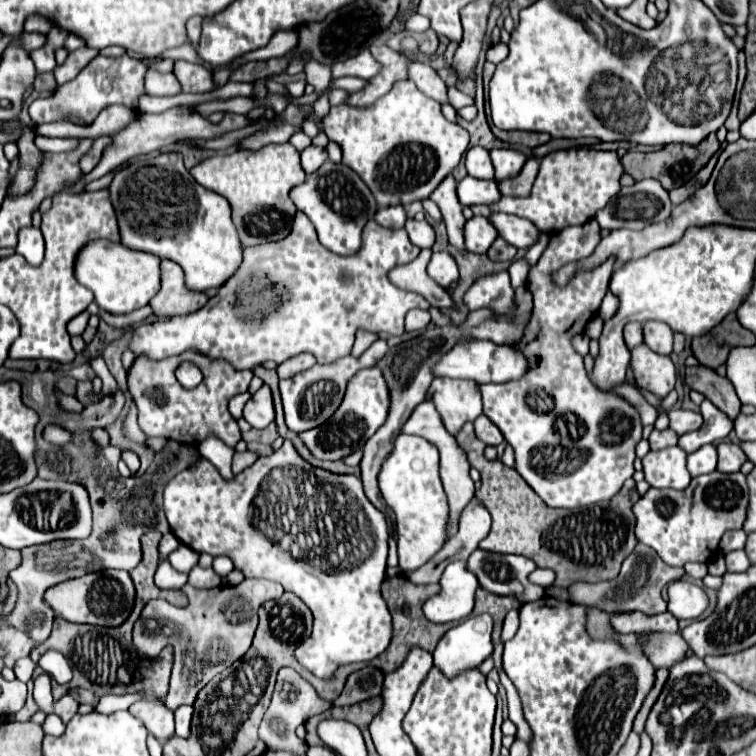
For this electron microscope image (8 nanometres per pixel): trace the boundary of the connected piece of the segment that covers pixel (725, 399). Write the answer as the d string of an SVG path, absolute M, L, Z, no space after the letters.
M696 365L696 367L686 367L686 385L698 393L702 393L706 399L716 403L716 407L722 407L728 417L736 419L740 413L740 399L736 397L736 391L732 383L726 377L720 377L714 369Z

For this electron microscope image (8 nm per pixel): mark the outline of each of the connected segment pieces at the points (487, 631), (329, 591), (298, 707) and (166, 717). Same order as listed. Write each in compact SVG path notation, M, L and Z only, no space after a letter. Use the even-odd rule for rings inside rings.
M478 615L468 617L464 623L446 631L434 649L434 665L438 665L448 677L478 667L492 655L492 617Z
M284 439L284 443L282 443L282 447L280 449L276 449L276 451L272 451L270 455L266 455L266 457L258 457L250 467L246 467L244 471L240 471L240 473L236 473L230 481L228 479L224 479L220 473L218 473L218 469L212 465L212 463L208 463L208 459L204 459L204 457L200 457L194 465L190 465L188 469L184 469L182 473L178 473L168 485L166 485L166 489L164 489L164 511L166 511L166 517L168 517L168 523L170 523L170 529L172 529L172 533L184 543L184 545L188 545L190 549L194 549L194 551L198 551L198 553L210 553L210 555L214 555L214 557L218 557L218 555L226 555L226 557L230 557L232 559L232 563L234 563L234 567L238 569L238 571L242 571L244 573L244 577L260 577L260 579L270 579L270 581L276 581L276 583L280 583L286 591L290 591L290 593L294 593L294 595L298 595L308 607L310 607L310 611L312 611L312 615L314 615L314 631L312 631L312 635L310 635L310 639L306 639L306 643L304 645L300 645L298 649L296 649L296 659L306 667L306 669L310 669L316 677L320 677L320 679L330 679L332 677L332 673L340 667L340 665L346 665L346 663L360 663L360 661L370 661L370 659L374 659L374 657L378 657L386 647L388 647L388 643L390 643L390 637L392 637L392 621L390 621L390 611L388 611L388 607L386 607L386 601L382 599L382 595L380 595L380 585L382 585L382 581L384 581L384 571L386 571L386 557L388 557L388 521L386 521L386 515L382 513L382 511L378 511L370 501L368 501L368 497L364 495L364 491L362 491L362 481L360 481L360 477L356 477L356 475L352 475L352 473L346 473L346 475L338 475L338 473L330 473L330 471L324 471L324 469L316 469L316 467L312 467L310 463L306 463L300 455L298 455L298 451L296 451L296 447L294 447L294 443L290 441L290 439ZM304 481L310 481L310 485L314 487L314 495L310 495L308 493L308 489L310 487L304 487ZM286 503L296 503L296 521L292 523L290 519L288 519L288 505ZM298 535L302 537L304 535L304 539L308 537L308 541L312 539L314 543L308 543L308 545L300 545L296 539L298 539Z
M280 667L278 669L278 677L276 677L276 685L274 685L272 703L270 703L270 707L268 707L268 711L264 713L264 719L262 719L262 741L270 749L276 749L276 743L278 743L278 723L284 729L288 729L288 731L294 731L300 723L306 723L306 719L310 719L312 715L324 713L330 707L332 707L332 703L320 699L318 693L314 691L314 687L304 677L300 677L292 667Z
M140 699L134 705L130 705L130 713L138 717L156 739L166 741L174 735L174 713L166 707L162 699Z

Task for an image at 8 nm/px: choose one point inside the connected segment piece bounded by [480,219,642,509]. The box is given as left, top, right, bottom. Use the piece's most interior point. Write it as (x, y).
(574, 444)

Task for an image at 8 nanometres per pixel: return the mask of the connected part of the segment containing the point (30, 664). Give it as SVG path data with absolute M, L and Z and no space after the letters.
M22 657L22 659L18 659L16 665L14 665L14 673L22 673L22 681L28 683L28 681L32 679L34 667L36 667L36 663L34 663L30 657Z

